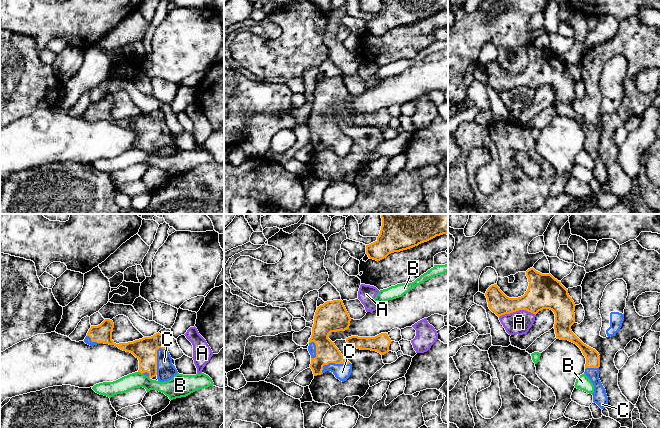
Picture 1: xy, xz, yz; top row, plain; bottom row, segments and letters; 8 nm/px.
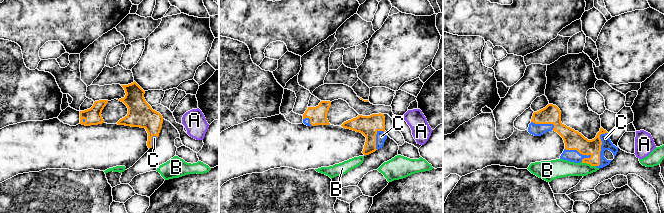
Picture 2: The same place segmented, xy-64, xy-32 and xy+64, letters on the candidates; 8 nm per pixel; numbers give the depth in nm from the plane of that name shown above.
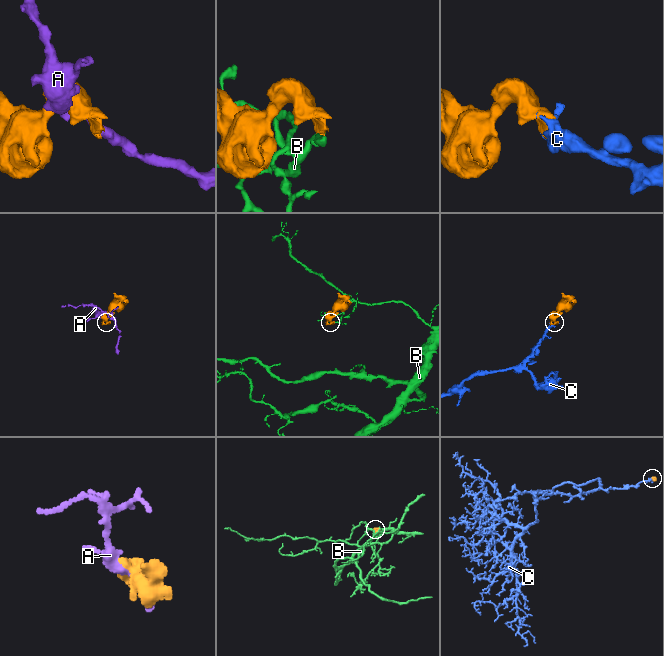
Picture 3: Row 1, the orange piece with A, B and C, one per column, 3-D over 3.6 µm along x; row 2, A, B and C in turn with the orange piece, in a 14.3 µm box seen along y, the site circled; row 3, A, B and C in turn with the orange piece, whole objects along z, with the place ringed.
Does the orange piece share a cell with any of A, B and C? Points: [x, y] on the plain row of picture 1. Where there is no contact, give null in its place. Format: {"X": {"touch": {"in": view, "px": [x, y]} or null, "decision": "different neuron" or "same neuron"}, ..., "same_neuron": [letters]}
{"A": {"touch": {"in": "yz", "px": [517, 86]}, "decision": "different neuron"}, "B": {"touch": {"in": "xy", "px": [140, 148]}, "decision": "different neuron"}, "C": {"touch": {"in": "xy", "px": [156, 134]}, "decision": "same neuron"}, "same_neuron": ["C"]}

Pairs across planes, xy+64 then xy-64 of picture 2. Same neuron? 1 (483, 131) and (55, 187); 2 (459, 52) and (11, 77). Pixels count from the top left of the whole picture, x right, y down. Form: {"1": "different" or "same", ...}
{"1": "different", "2": "same"}

